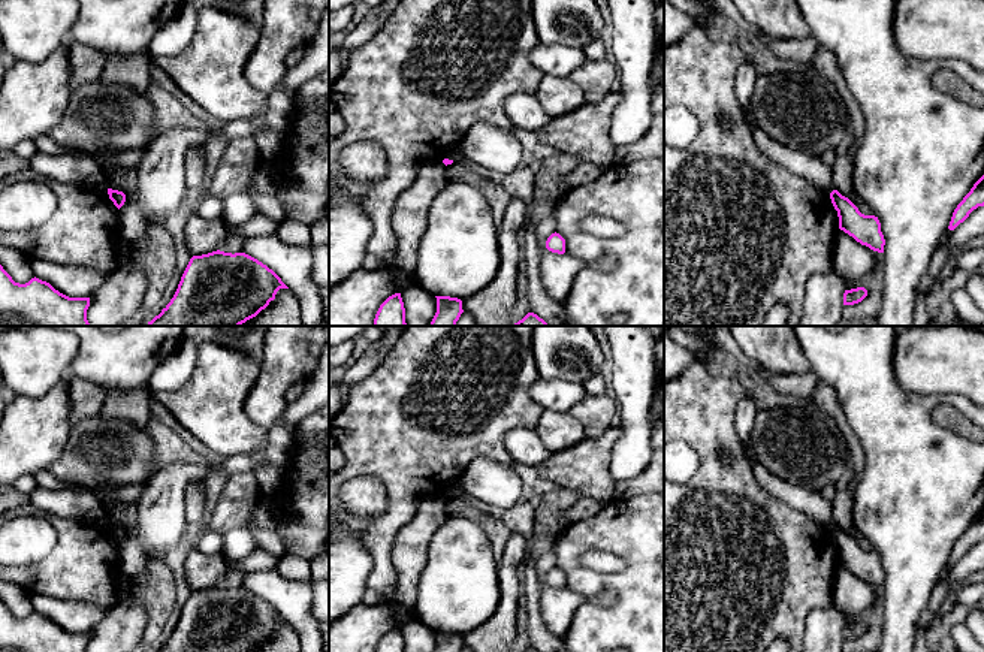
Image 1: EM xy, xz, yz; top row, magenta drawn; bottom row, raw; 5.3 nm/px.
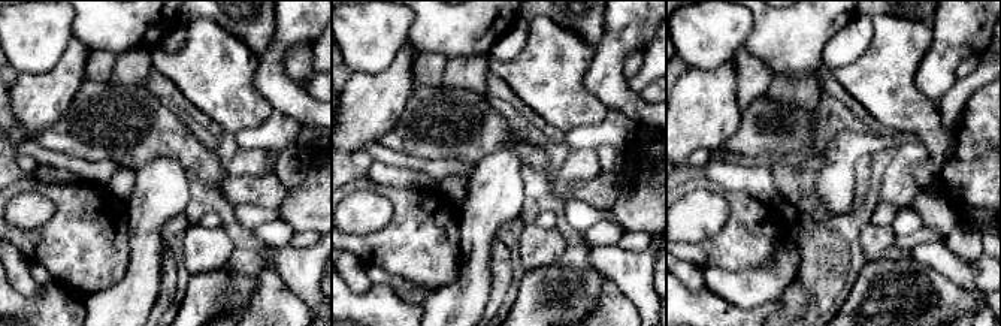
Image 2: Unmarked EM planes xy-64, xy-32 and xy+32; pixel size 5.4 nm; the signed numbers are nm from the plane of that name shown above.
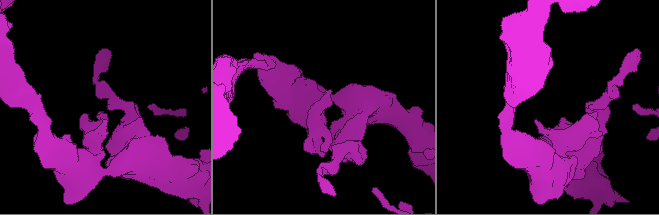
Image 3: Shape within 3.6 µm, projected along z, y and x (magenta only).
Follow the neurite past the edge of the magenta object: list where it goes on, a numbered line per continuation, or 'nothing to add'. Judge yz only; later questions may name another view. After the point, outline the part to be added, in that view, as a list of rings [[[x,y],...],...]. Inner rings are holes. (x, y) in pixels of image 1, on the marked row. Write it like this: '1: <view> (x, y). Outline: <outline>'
nothing to add

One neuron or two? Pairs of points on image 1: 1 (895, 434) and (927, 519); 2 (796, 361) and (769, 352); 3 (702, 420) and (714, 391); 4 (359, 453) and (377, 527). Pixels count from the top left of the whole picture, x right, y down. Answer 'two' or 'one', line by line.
1: one
2: one
3: one
4: one

